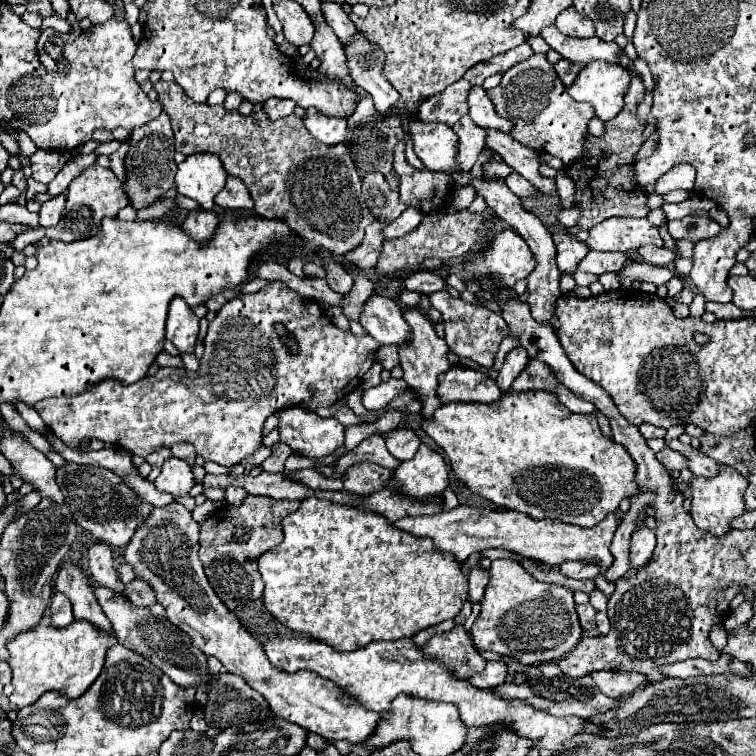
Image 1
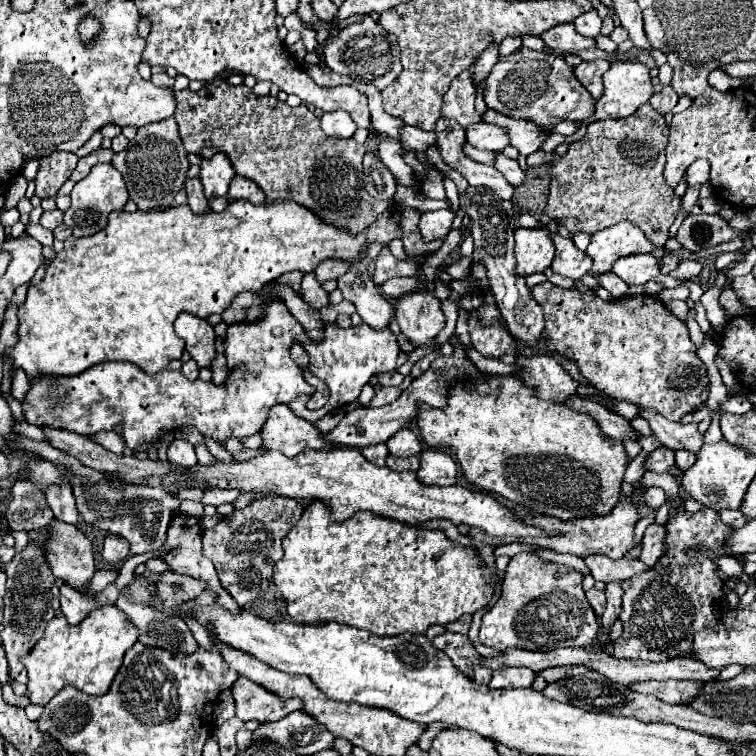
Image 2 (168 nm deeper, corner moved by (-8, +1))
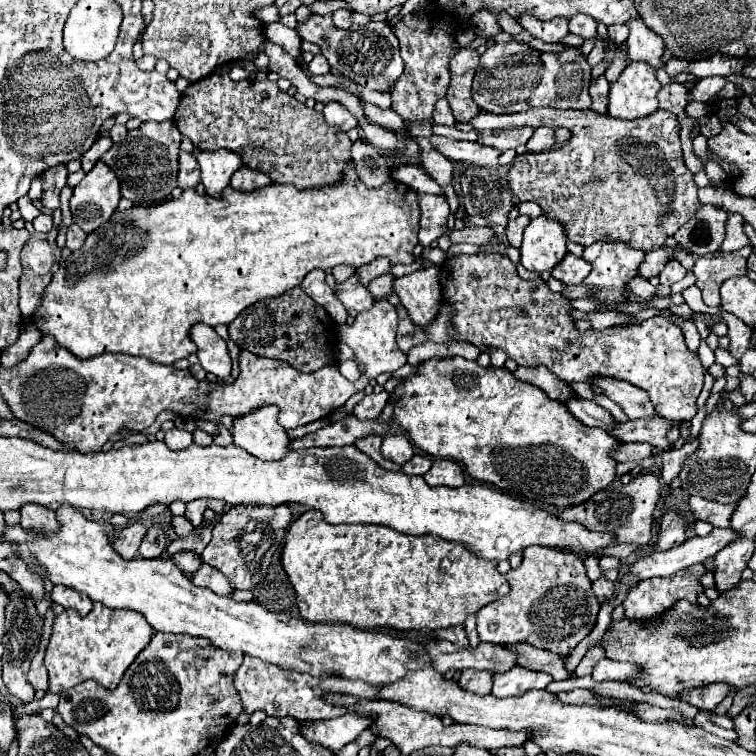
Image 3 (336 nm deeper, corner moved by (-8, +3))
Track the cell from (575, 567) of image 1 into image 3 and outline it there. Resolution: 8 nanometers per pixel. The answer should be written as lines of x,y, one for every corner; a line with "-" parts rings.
713,528
707,536
693,536
671,550
665,552
655,550
651,556
633,562
629,570
641,580
653,576
673,576
683,568
689,568
693,564
703,564
703,560
713,558
713,554
717,554
731,540
735,540
733,530

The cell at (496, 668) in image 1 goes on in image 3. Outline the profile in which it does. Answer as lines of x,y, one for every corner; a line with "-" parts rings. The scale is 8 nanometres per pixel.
513,666
503,674
493,674
493,696
507,698
507,696
521,696
529,690
543,690
547,684
553,682
553,676
545,672
523,670
521,666

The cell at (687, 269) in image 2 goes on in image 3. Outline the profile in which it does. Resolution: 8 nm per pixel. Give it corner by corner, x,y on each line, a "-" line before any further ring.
739,252
721,254
717,258
699,258
693,266
697,286
705,290
705,304
719,306
719,286
733,276
745,276
747,264

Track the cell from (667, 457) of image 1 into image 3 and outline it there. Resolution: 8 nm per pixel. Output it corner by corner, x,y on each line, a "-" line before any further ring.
619,442
619,448
611,452
611,458
615,458
617,462
639,462
643,458
649,458
651,450
653,446
647,446
645,442
637,442
637,444

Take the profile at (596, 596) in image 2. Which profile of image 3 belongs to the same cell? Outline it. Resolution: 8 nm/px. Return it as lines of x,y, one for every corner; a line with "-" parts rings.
599,578
597,582
593,582
593,590
595,590
595,596
599,598
599,602
607,602
615,594
615,582
611,582
607,578

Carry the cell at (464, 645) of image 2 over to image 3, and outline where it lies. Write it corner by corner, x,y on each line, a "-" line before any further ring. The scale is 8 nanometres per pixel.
463,670
461,678
459,678
459,686
467,692
485,696
485,694
491,694
493,676
491,676
491,672
483,672
483,670

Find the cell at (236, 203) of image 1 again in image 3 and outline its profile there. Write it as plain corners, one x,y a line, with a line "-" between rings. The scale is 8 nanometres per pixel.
241,166
233,176
231,176
231,186
235,190
241,192
251,192
251,190
259,190
263,186
271,184
271,178
267,174
263,174
261,170
251,170
247,166

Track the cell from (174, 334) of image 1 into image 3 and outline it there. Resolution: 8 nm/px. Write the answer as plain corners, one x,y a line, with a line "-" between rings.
195,324
191,330
191,340
197,344
197,358
205,372
215,374
217,378
227,378
231,374
231,358
225,340
207,324

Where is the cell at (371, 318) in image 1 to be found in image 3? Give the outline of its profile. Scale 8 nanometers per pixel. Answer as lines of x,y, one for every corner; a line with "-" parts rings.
351,276
349,280
345,280
341,284
335,284
335,296
345,306
345,310
363,312
375,304
369,290
355,276

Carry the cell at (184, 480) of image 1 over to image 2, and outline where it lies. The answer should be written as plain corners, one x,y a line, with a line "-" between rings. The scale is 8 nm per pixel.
173,440
167,448
167,460
171,464
177,464
181,468
193,468
197,466
197,456
193,446
187,440

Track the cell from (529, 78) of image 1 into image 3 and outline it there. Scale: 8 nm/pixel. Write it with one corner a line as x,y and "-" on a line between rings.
495,42
481,54
471,96
479,110
493,114
515,114
533,106
587,110
591,106
589,82
591,66
579,48
567,48
563,52
539,52
527,44

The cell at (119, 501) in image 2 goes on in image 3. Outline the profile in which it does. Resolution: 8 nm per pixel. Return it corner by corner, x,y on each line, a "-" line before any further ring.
149,530
147,538
143,540
143,544
139,548
139,554
143,558
157,558
165,550
165,546
167,546
165,532
163,530

